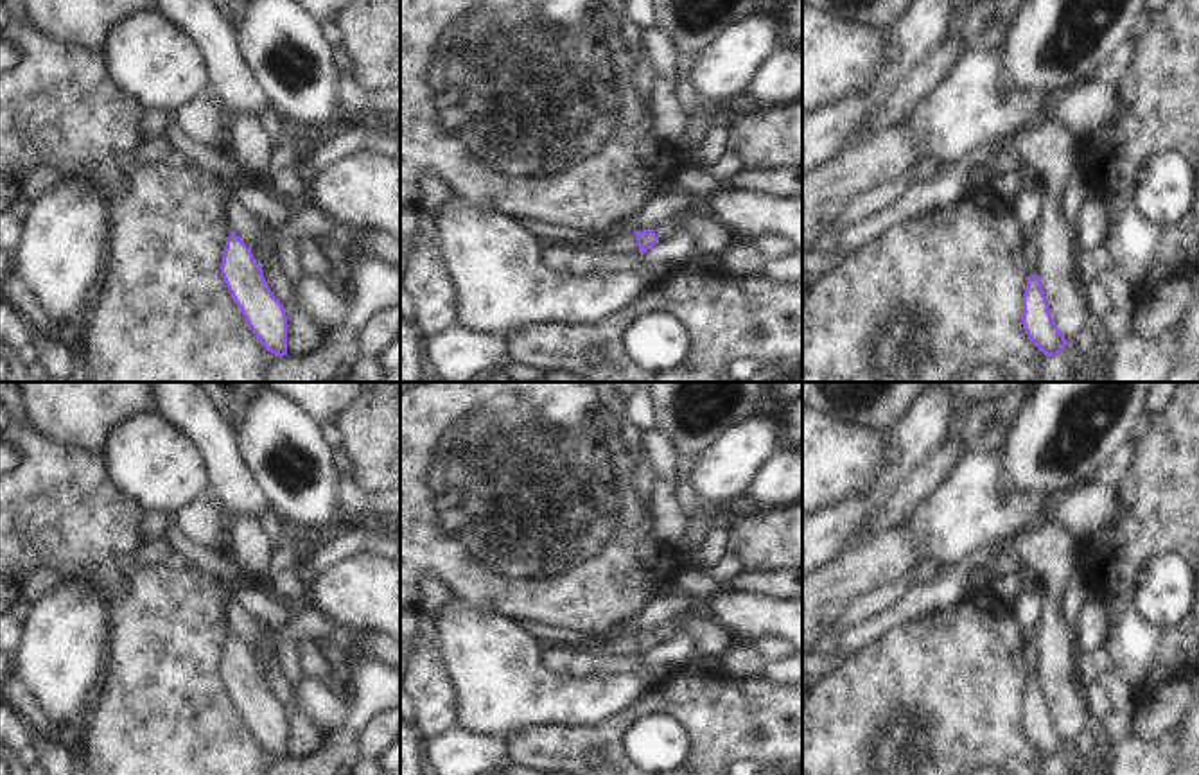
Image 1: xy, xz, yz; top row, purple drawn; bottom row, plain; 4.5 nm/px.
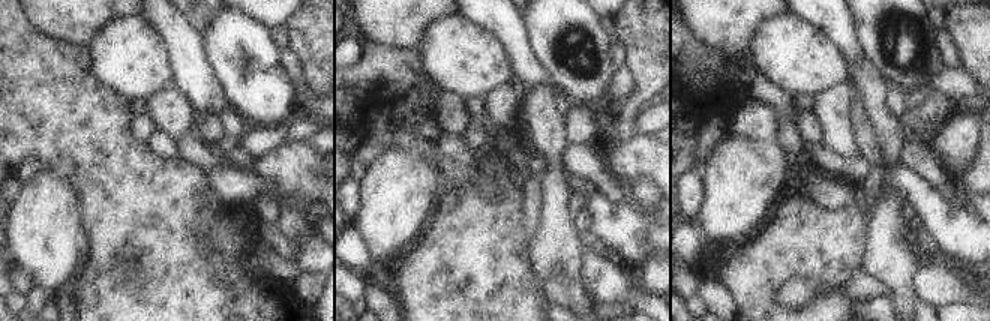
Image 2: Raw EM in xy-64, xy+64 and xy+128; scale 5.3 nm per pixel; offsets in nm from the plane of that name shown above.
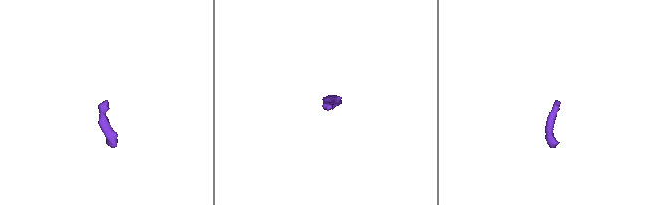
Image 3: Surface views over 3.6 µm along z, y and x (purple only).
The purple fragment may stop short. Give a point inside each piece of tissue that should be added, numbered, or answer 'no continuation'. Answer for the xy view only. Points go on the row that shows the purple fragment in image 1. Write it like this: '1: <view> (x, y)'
no continuation

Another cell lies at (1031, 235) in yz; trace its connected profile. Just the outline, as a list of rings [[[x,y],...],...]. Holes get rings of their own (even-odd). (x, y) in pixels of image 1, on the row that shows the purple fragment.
[[[1030,228],[1025,231],[1023,253],[1027,258],[1027,274],[1036,276],[1037,274],[1037,228]]]

